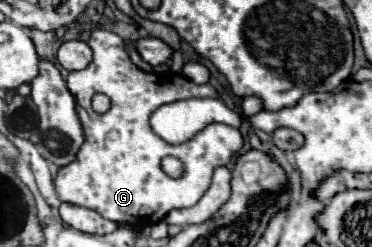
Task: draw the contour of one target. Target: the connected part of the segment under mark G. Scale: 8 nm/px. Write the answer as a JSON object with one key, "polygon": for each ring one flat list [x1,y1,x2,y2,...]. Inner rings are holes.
{"polygon":[[95,28,87,44,93,50,91,64,83,70,69,72,67,76,67,88,75,96,77,114,85,130,85,142,73,164,59,170,55,188,63,202,93,208,107,220,141,230,161,222,169,210,193,206,209,188,213,170,217,166,227,166,233,154,239,152,243,136,237,128,215,122,205,126,185,144,165,144,165,140,161,140,149,126,151,114,167,102,183,98,215,98,215,88,209,84,193,84,181,76,167,78,139,70,129,60,125,40,115,32],[97,92,111,98,111,108,105,114,97,114,91,108,91,98],[165,156,181,160,183,174,179,178,171,178,163,172,161,160]]}

